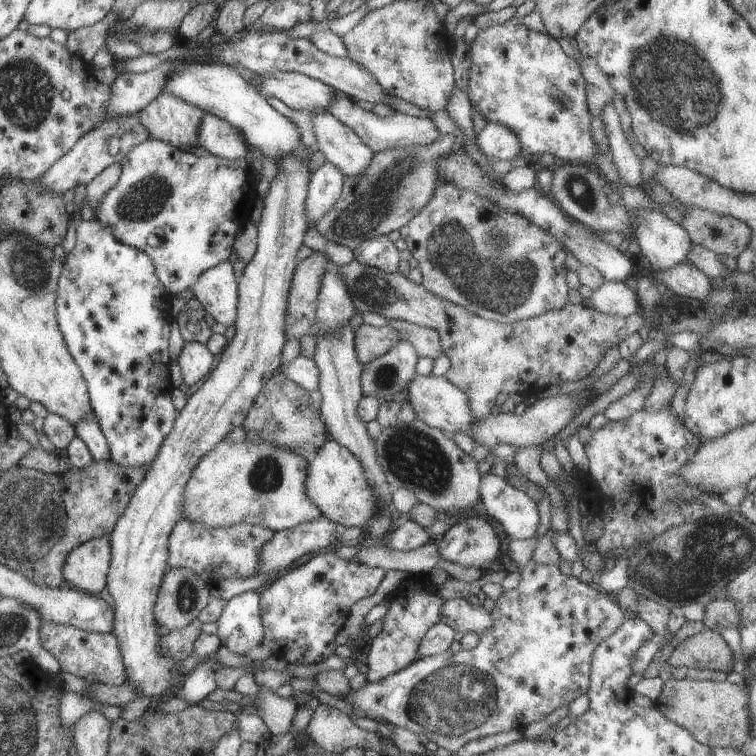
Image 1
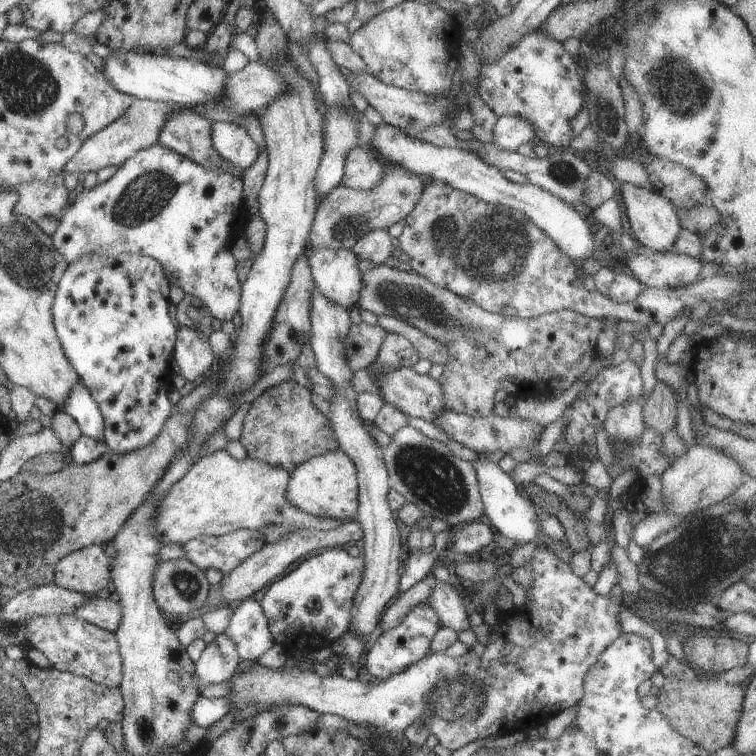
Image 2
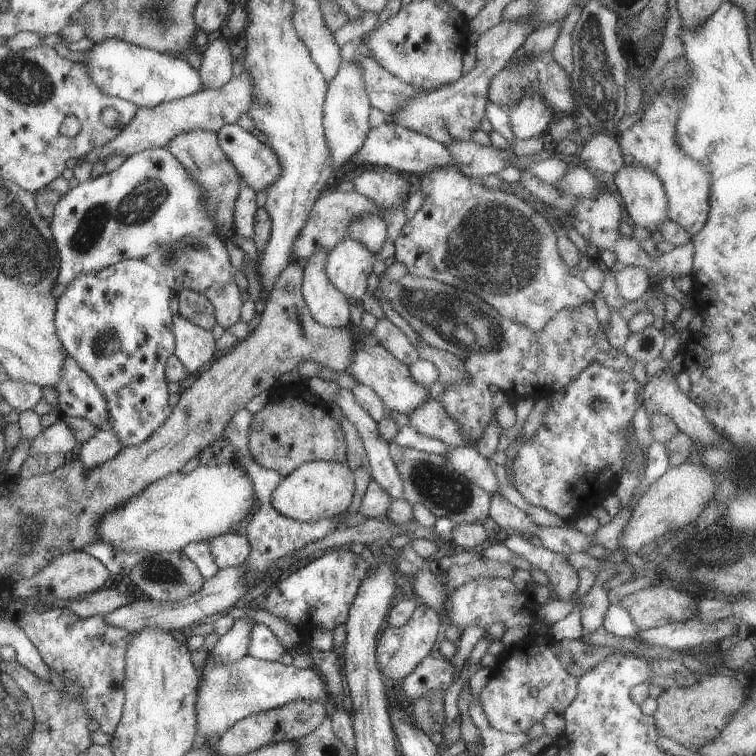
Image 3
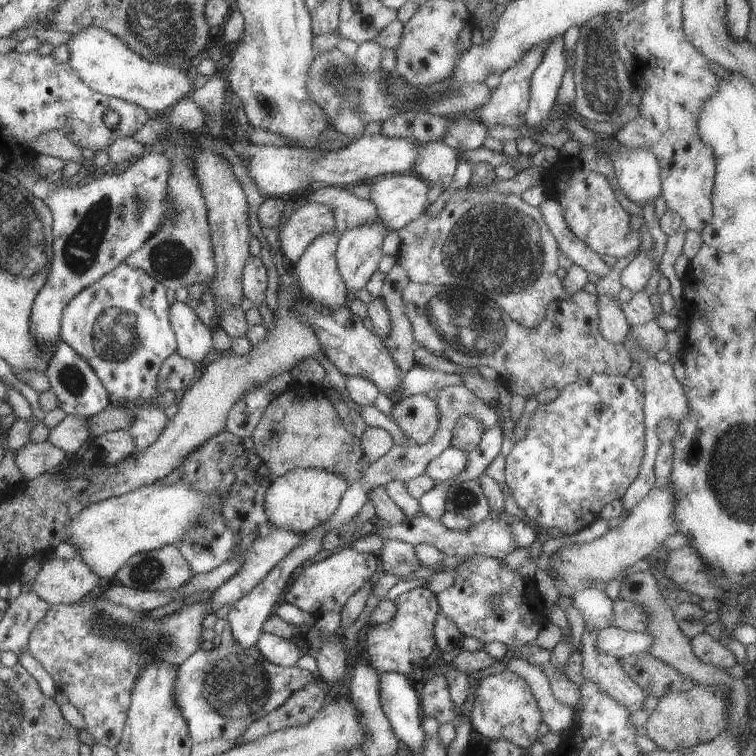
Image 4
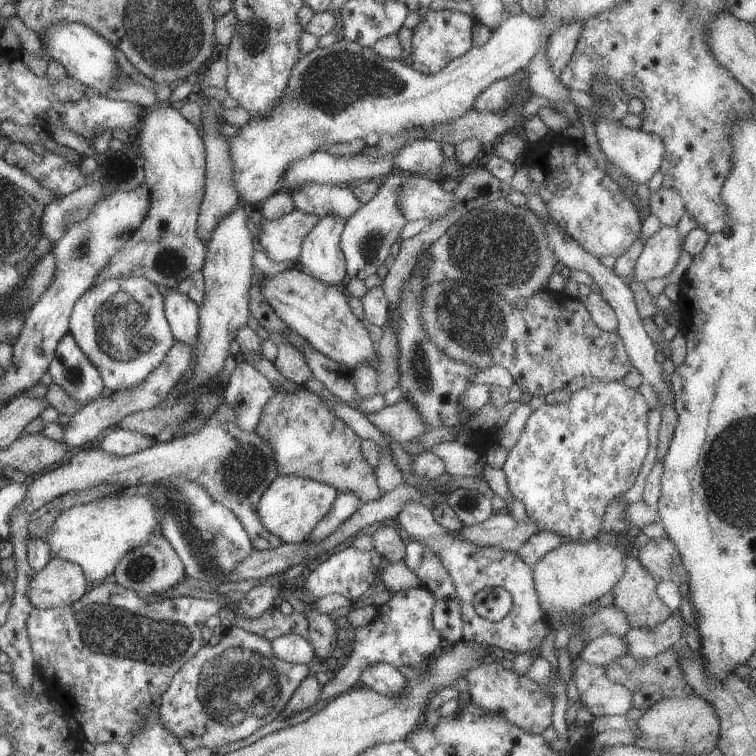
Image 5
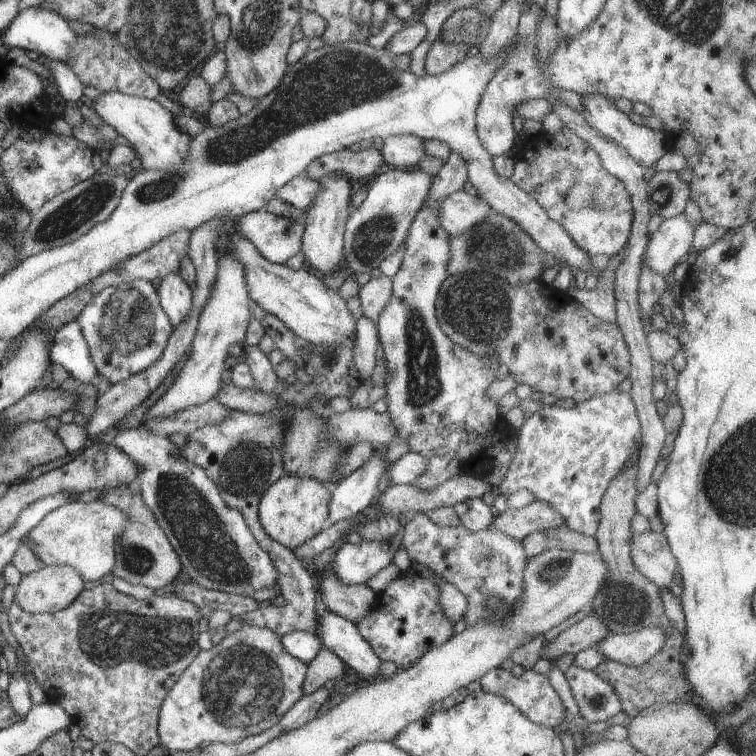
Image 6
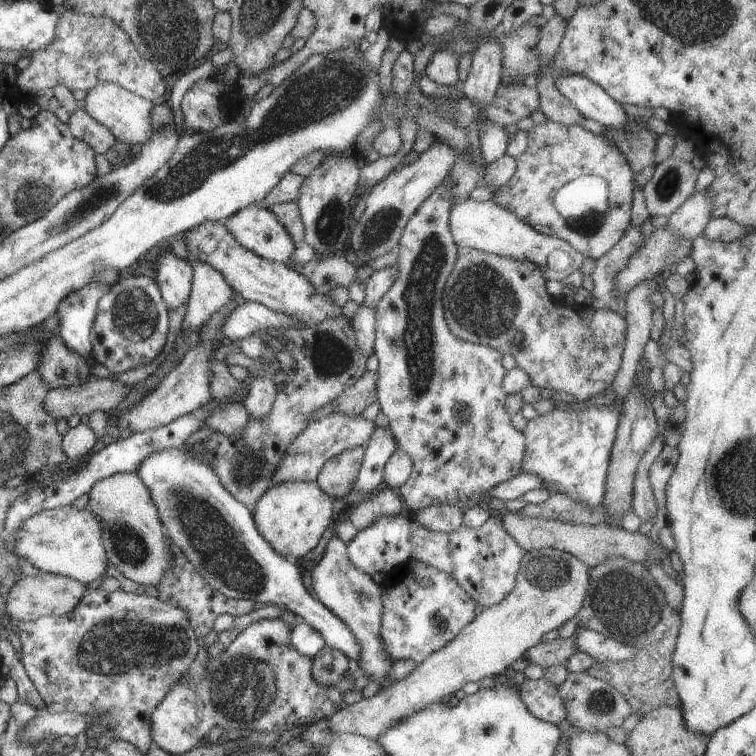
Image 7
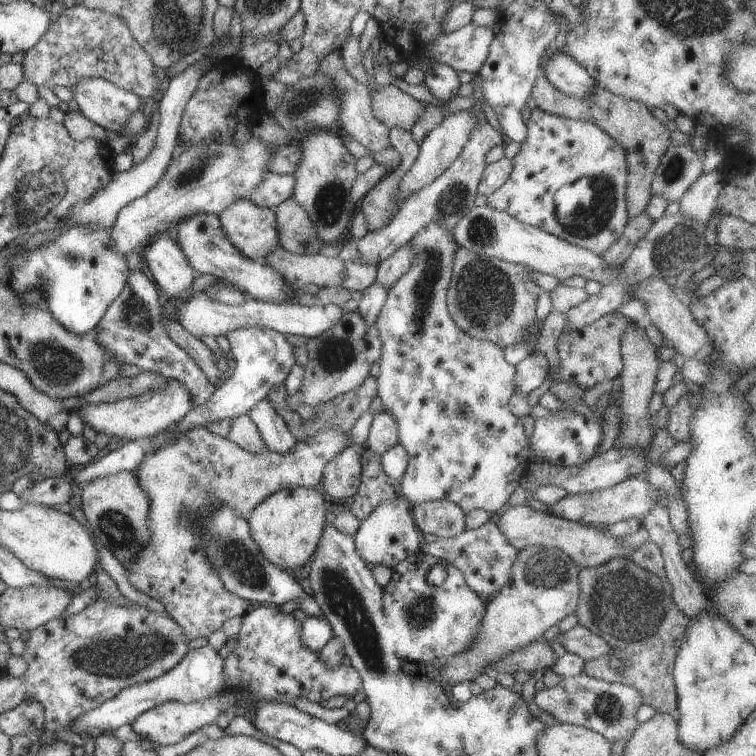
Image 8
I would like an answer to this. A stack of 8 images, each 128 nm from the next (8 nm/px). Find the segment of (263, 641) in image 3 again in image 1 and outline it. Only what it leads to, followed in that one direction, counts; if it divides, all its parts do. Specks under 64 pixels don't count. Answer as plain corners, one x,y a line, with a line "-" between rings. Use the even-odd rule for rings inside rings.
244,591
230,600
217,618
217,633
220,645
232,653
245,655
251,648
260,646
263,626
259,616
259,593

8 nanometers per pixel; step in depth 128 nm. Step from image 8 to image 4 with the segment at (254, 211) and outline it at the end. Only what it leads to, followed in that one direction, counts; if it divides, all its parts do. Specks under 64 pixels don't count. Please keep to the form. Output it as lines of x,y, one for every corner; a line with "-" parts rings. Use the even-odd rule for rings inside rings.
311,202
295,208
287,222
277,229
278,237
275,239
273,249
280,249
285,258
289,260
290,264
295,264
299,260
301,254
305,252
305,248
311,244
312,240
315,240
319,234
325,234
325,232
335,231
335,216
333,216
333,210
331,206
325,206
325,204
312,204

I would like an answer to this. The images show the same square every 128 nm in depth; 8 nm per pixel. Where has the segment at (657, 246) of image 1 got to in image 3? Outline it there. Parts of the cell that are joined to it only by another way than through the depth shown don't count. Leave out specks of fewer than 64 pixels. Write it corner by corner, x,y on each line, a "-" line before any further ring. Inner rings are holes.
625,166
621,170
616,170
613,182
617,188
617,192
621,195
621,200
625,204
627,214
631,218
635,227
646,229
650,234
653,231
660,231
663,222
668,219
667,217
667,196
665,190
659,182
659,178
643,168
643,166

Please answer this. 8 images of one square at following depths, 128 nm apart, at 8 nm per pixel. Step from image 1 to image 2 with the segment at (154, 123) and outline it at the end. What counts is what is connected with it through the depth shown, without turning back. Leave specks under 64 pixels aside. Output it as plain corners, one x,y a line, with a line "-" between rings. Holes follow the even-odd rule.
179,107
169,112
165,124
157,134
157,145
177,152
205,168
219,168
219,154
213,150
207,118
192,109

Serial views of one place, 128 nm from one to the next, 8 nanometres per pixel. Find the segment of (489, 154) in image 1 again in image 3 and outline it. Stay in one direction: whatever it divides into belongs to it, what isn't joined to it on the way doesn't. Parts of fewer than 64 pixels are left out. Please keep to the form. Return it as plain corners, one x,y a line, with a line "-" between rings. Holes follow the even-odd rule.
529,90
523,98
508,110
509,124
513,138
527,140
548,130
552,122
551,110
545,106
537,90

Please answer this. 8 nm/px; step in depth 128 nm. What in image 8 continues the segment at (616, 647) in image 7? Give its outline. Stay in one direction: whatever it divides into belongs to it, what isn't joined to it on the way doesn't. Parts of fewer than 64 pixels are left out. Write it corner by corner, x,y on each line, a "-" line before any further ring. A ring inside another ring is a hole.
579,624
570,630
559,632
554,641
559,642
565,652
580,656
584,661
596,659
610,652
610,647
601,637

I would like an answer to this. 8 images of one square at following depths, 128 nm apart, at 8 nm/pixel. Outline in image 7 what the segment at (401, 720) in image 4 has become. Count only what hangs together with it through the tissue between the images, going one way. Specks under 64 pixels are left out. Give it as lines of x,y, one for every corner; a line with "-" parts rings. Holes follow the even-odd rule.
181,447
154,452
140,462
135,473
147,487
151,500
158,510
158,517
165,526
165,534
171,542
171,552
182,552
183,556
192,562
197,574
208,582
212,589
232,599
249,599
257,606
284,604
287,611
301,618
312,629
319,631
325,645
340,650
349,659
358,660
359,648
354,635
326,606
309,595
309,591
301,583
295,562
275,553
257,532
250,510
223,489
209,467
192,459
187,450

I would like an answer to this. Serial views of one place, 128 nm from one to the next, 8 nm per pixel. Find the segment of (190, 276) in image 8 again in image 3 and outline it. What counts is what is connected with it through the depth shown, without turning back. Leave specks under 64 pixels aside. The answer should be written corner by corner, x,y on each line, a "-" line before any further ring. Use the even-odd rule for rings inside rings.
179,314
172,316
174,333
173,355
183,364
189,376
215,357
215,346
210,331
191,324

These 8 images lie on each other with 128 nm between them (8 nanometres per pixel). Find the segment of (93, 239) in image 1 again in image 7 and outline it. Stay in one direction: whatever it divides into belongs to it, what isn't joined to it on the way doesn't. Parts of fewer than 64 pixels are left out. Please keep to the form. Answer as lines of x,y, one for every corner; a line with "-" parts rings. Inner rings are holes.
145,275
117,281
99,300
90,330
91,356
111,373
143,366
161,352
167,336
167,309
155,280

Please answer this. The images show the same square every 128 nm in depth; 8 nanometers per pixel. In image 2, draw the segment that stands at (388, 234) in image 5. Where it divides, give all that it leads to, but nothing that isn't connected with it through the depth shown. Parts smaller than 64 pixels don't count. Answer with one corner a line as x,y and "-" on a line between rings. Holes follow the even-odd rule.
306,248
303,252
309,264
314,287
329,302
349,309
359,299
361,272
357,269
357,256
351,250

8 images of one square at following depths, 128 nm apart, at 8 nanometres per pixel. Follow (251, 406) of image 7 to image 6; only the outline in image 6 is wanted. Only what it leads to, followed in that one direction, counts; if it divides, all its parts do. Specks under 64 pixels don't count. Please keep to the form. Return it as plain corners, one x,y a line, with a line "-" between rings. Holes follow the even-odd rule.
243,343
242,346
244,349
242,350
241,359
249,368
257,391
274,392
277,388
277,379
274,368
267,358
268,356
259,351
257,344
249,346

